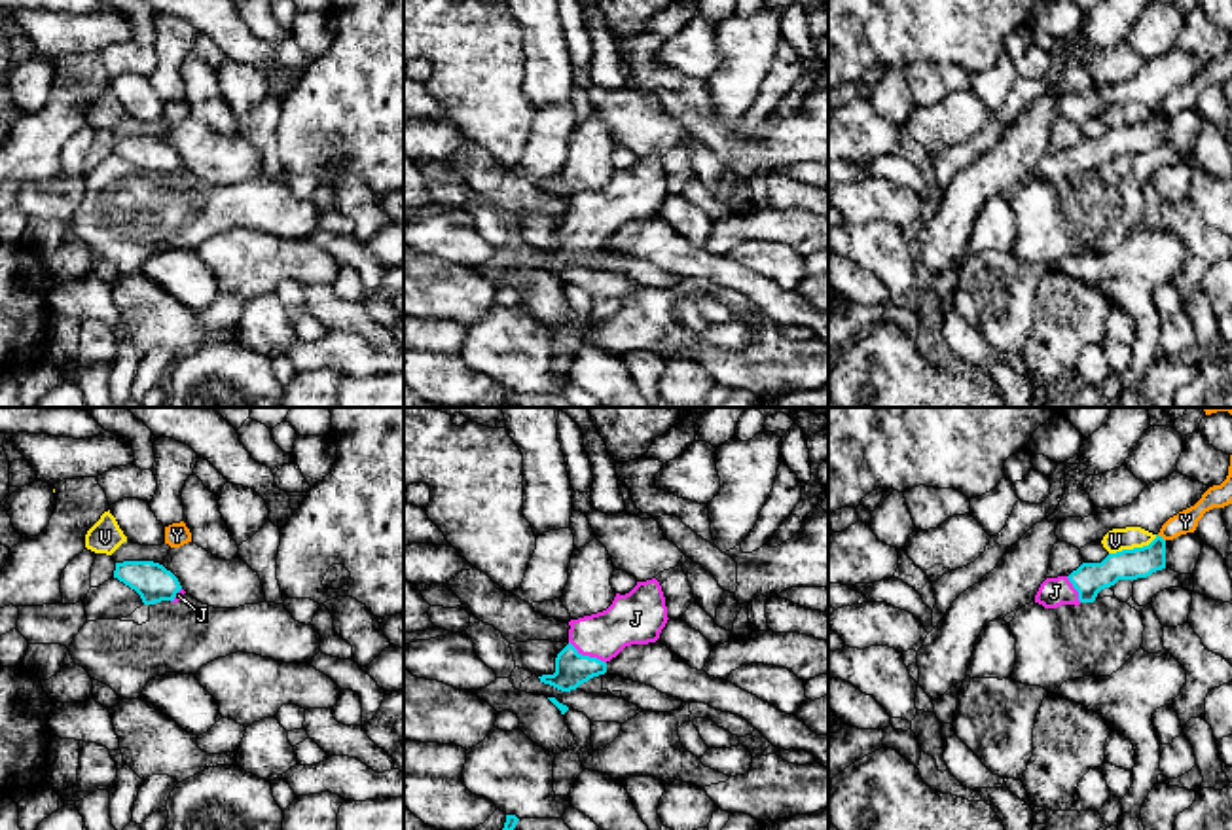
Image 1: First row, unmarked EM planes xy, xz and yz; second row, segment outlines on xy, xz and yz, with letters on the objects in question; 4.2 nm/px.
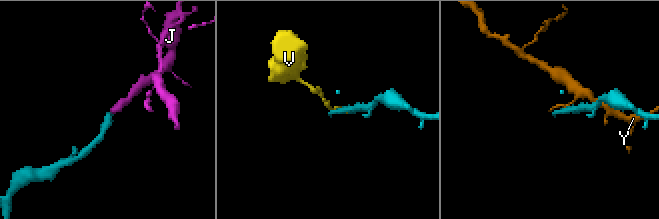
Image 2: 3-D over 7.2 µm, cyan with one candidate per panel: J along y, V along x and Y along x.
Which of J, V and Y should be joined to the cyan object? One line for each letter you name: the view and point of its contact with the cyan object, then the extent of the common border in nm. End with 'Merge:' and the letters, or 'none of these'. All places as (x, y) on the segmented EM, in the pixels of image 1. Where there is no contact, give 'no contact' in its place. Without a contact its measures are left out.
J: contact xz (588, 656); length 190 nm
Merge: J

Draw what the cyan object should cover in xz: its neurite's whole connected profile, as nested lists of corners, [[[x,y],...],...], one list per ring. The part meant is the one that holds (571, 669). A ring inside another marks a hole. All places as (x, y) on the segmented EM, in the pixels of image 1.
[[[637,582],[629,593],[616,593],[607,610],[571,620],[569,644],[555,658],[555,673],[538,678],[561,692],[576,690],[605,675],[607,663],[625,646],[656,642],[667,620],[660,582]]]

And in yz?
[[[1156,534],[1149,546],[1109,553],[1101,563],[1082,563],[1069,576],[1046,578],[1035,603],[1044,608],[1094,603],[1101,589],[1118,580],[1147,578],[1162,568],[1166,568],[1166,540]]]

